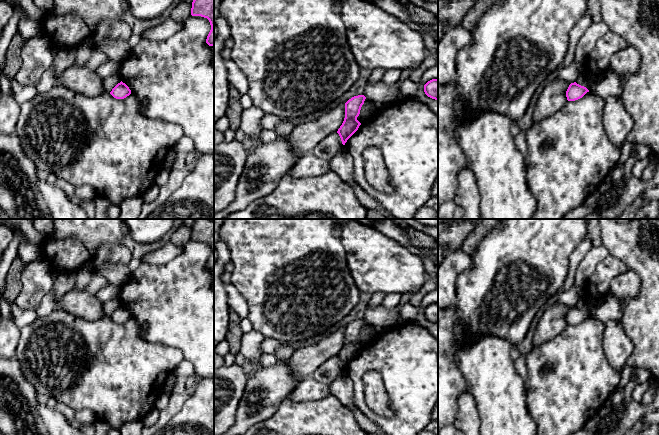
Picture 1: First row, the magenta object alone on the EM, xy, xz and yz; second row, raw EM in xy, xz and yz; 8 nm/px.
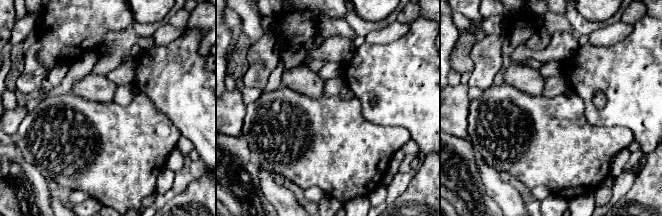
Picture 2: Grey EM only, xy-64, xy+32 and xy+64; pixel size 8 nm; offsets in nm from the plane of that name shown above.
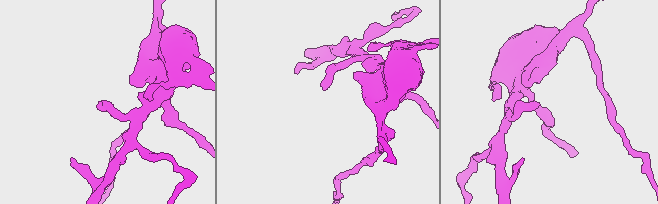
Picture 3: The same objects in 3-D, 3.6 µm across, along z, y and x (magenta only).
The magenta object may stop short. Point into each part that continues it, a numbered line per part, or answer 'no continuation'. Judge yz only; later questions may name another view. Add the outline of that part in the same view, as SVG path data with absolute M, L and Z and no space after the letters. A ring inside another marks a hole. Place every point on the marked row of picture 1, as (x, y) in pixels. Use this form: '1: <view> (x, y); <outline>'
no continuation

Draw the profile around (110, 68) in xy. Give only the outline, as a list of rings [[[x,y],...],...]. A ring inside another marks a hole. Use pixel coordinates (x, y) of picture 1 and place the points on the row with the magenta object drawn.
[[[108,60],[101,64],[95,71],[102,79],[110,76],[119,76],[121,74],[121,63]]]

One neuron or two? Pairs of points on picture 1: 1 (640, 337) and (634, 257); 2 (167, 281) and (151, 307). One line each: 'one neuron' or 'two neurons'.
1: one neuron
2: one neuron

